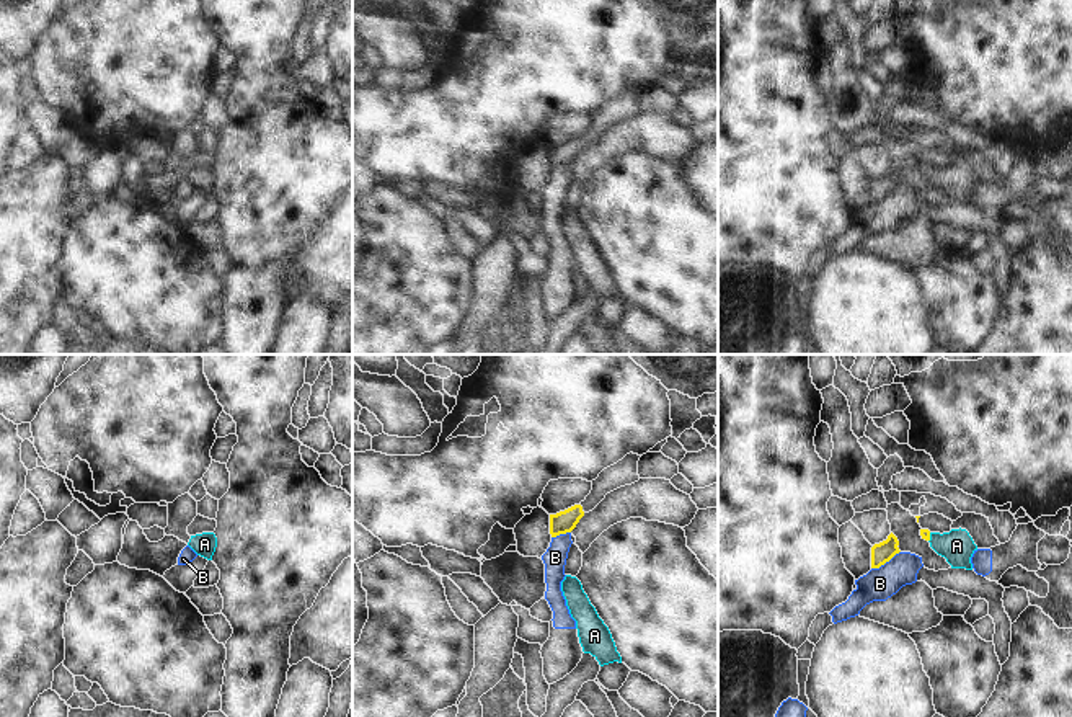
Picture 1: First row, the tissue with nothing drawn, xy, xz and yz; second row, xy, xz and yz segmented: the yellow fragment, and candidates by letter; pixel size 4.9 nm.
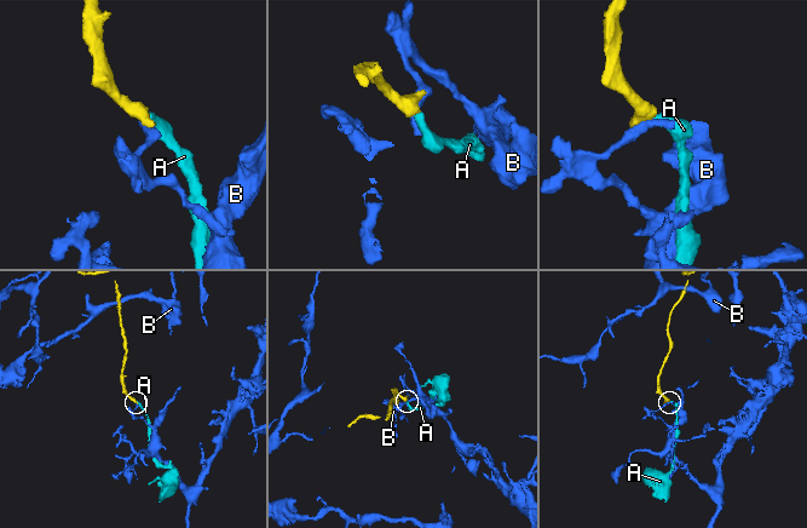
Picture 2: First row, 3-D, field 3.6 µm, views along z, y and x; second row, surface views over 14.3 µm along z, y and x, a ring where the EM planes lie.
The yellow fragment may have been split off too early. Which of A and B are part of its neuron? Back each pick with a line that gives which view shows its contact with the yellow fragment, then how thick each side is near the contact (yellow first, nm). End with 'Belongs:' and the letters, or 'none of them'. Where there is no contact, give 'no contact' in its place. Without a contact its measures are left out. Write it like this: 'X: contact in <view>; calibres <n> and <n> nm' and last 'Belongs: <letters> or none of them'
A: contact in yz; calibres 50 and 160 nm
Belongs: A

